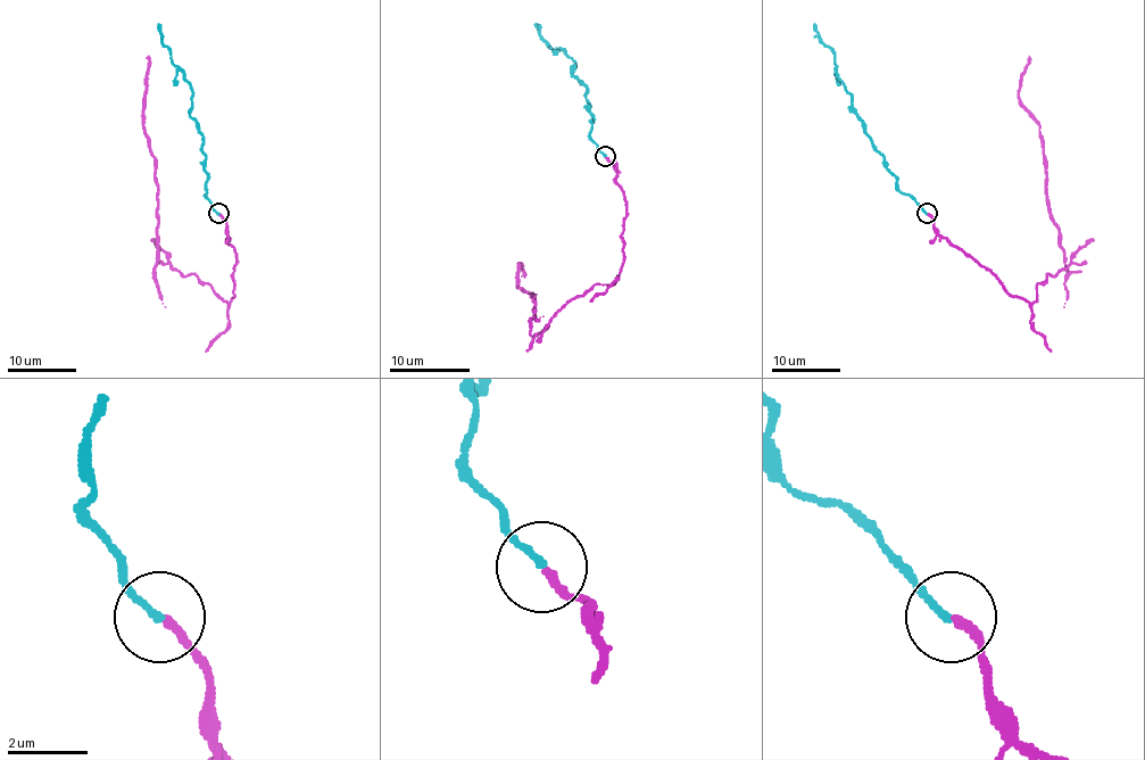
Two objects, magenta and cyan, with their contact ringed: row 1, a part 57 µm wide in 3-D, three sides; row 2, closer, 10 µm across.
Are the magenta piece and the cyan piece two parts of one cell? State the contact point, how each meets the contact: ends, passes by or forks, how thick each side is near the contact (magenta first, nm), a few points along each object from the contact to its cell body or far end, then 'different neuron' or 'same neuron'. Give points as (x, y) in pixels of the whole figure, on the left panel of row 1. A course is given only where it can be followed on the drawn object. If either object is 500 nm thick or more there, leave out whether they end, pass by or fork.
place (218, 213); magenta ends; cyan ends; calibres 220 and 170 nm; course magenta (218, 213), (235, 253), (229, 302), (167, 263), (154, 271), (155, 156), (143, 122), (148, 56); course cyan (218, 213), (207, 199), (204, 135), (190, 115), (193, 90), (172, 63), (158, 23); same neuron

